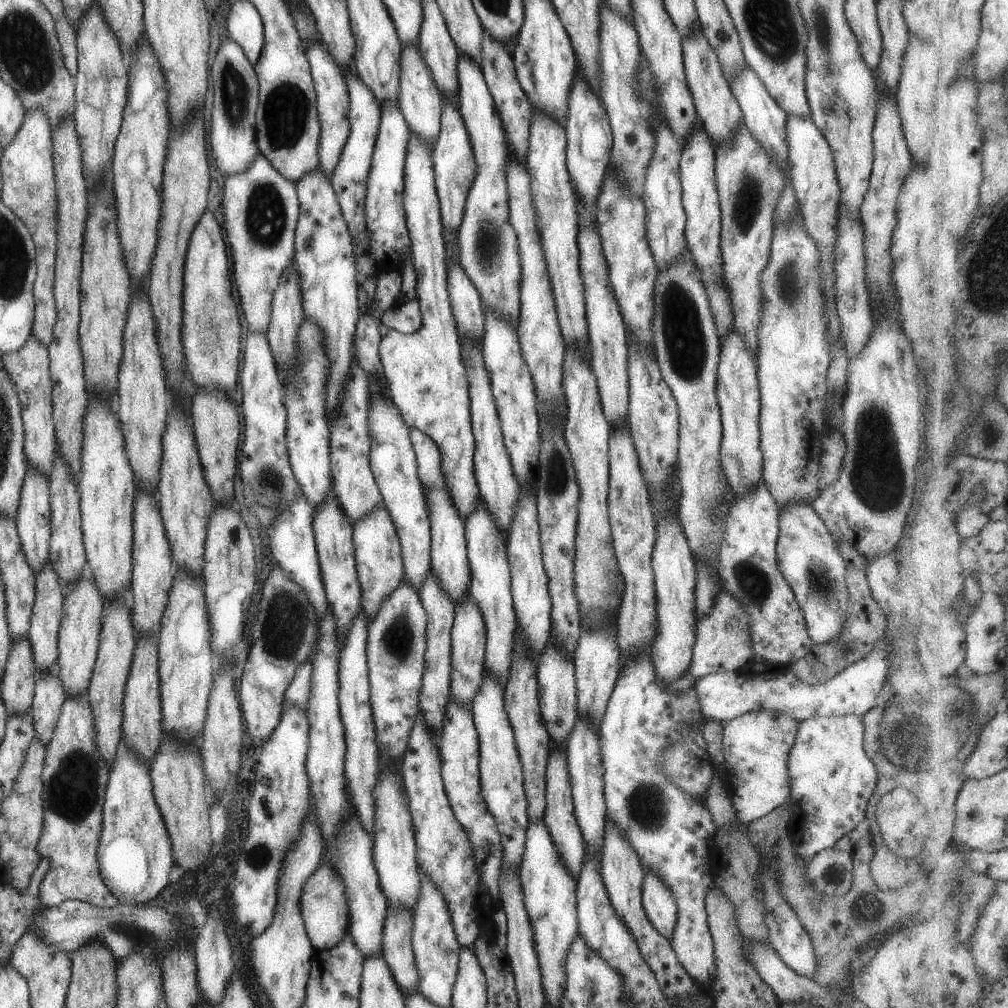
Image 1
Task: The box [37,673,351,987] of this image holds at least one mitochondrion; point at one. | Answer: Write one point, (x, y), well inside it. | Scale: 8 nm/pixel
(73, 789)

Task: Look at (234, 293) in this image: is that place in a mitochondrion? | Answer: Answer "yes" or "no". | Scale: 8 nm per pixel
no

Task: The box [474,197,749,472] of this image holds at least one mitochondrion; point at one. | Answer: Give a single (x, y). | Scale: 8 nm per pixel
(681, 322)

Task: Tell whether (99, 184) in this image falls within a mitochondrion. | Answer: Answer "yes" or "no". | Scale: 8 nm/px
no

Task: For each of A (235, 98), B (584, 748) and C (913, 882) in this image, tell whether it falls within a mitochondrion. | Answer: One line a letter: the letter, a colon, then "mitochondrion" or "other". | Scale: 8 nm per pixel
A: mitochondrion
B: other
C: other

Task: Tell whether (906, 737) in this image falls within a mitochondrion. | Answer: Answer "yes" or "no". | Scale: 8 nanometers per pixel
yes

